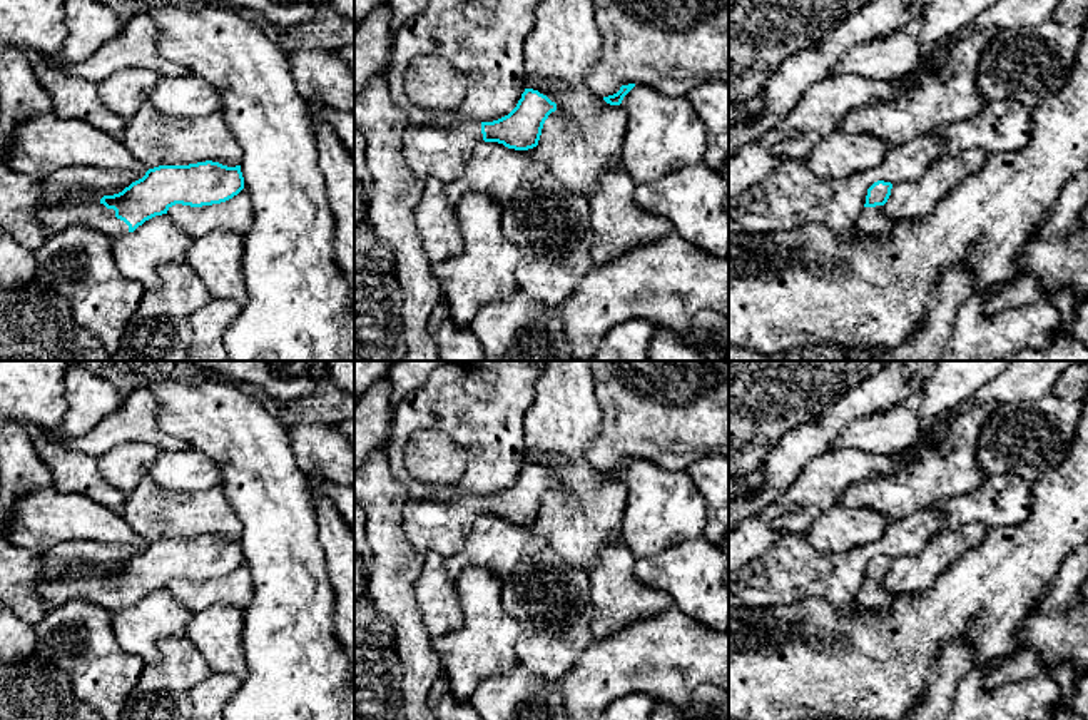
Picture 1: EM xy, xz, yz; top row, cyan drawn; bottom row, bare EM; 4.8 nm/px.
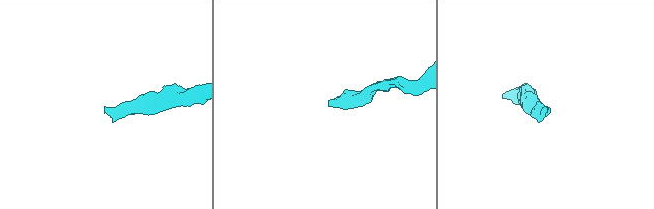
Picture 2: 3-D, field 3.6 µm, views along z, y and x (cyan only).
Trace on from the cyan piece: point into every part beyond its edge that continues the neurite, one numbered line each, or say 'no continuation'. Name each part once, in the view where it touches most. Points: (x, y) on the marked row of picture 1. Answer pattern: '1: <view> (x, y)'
1: xy (71, 211)

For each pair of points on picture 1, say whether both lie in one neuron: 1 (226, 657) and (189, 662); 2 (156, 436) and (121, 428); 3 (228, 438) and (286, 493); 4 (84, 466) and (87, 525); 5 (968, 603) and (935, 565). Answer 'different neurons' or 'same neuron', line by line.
1: different neurons
2: same neuron
3: same neuron
4: different neurons
5: different neurons

